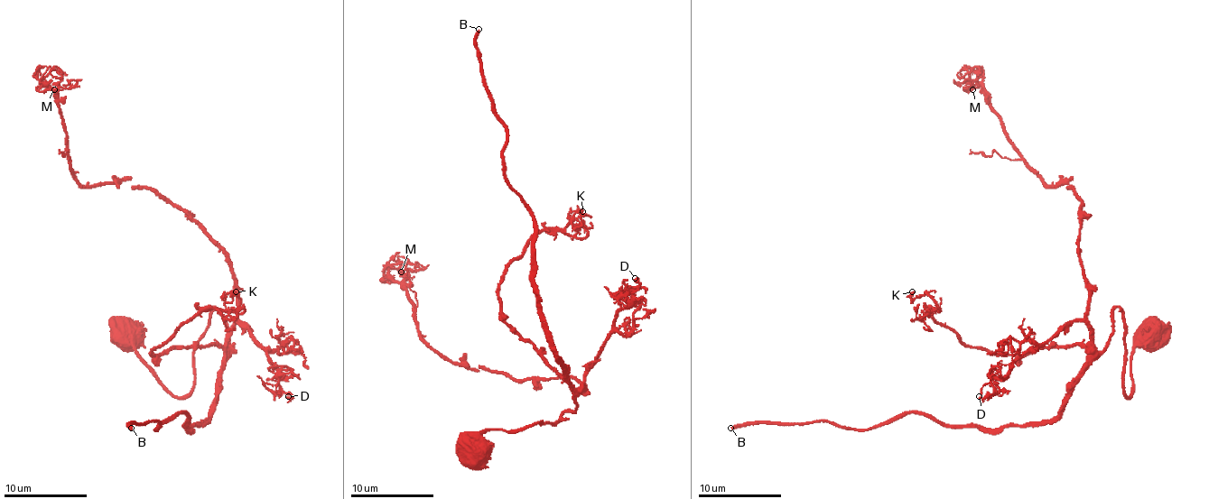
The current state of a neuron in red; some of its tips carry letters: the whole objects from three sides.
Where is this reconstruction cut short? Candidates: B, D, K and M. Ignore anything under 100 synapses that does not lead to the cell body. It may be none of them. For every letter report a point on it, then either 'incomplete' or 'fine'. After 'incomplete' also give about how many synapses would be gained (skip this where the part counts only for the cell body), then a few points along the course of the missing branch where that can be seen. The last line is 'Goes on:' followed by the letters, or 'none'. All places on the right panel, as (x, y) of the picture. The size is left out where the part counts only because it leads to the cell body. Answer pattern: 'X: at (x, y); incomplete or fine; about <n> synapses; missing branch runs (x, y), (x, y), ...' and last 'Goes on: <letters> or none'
B: at (730, 428); incomplete; about 400 synapses
D: at (979, 396); fine
K: at (912, 291); fine
M: at (972, 89); fine
Goes on: B

